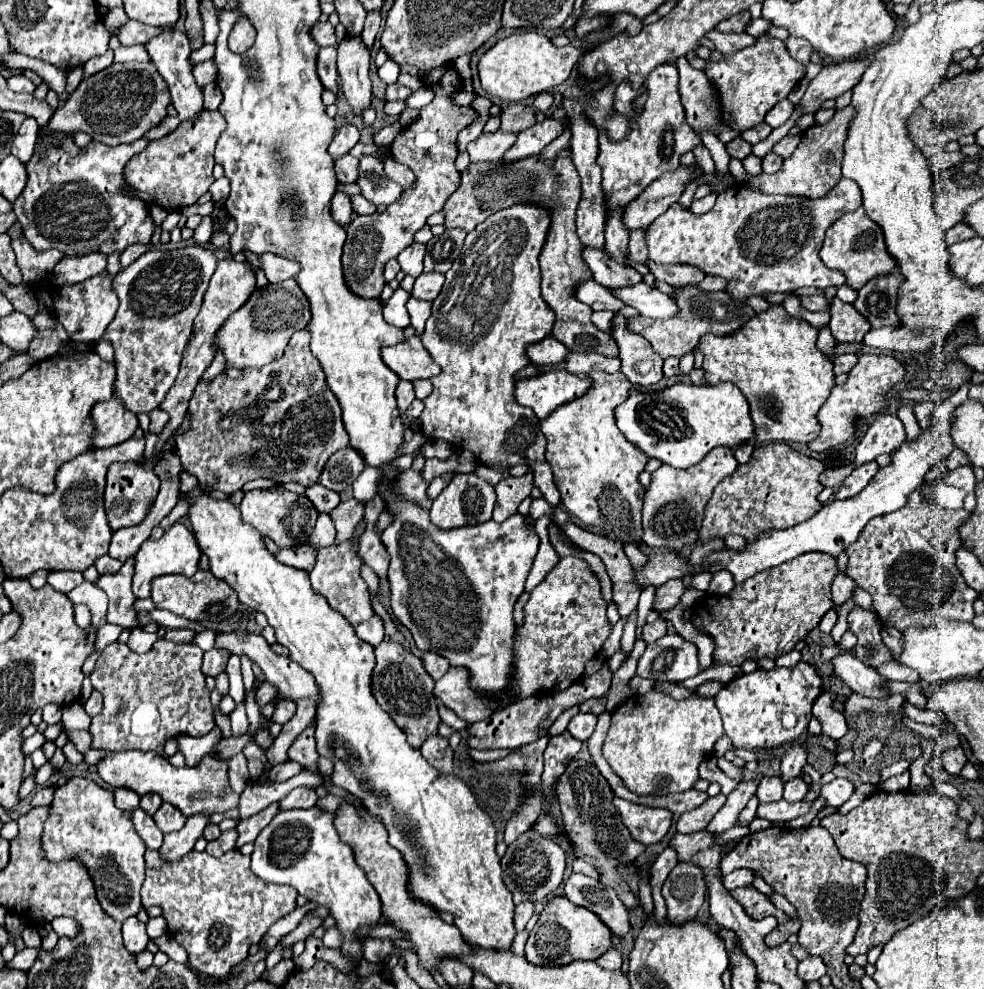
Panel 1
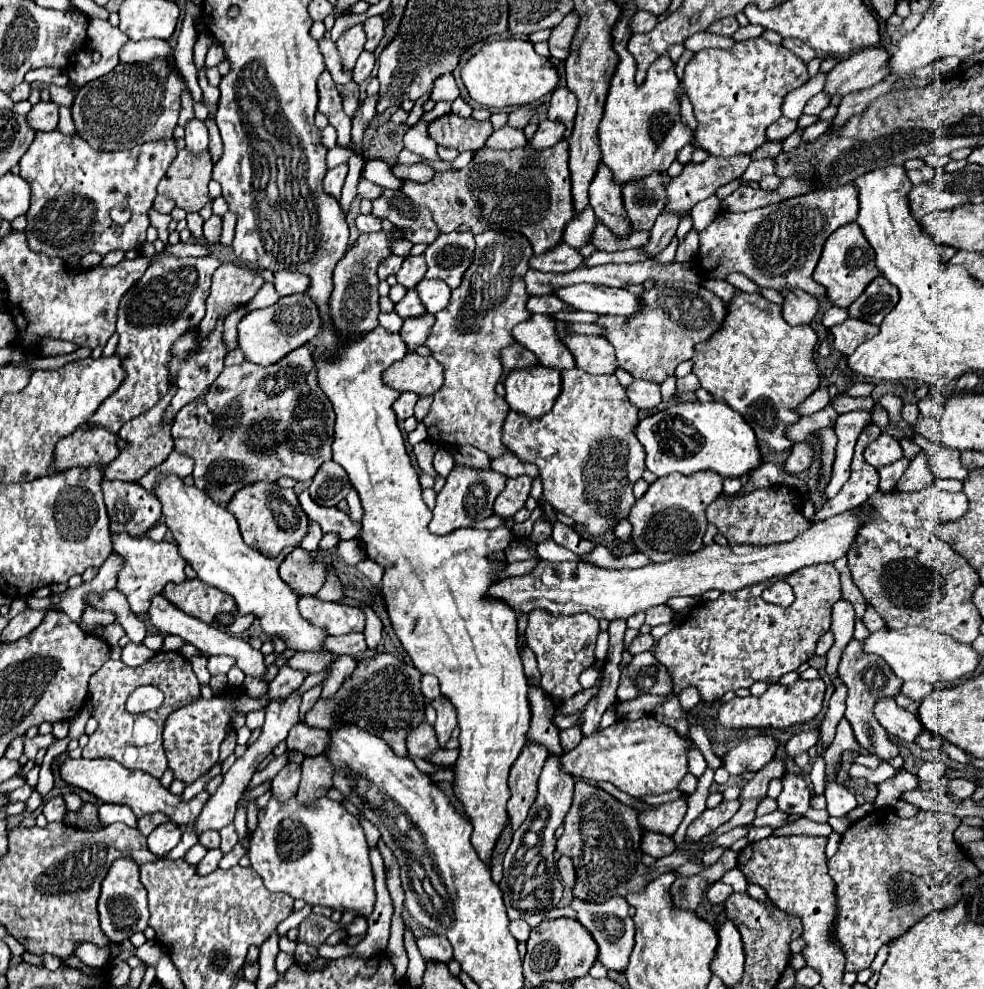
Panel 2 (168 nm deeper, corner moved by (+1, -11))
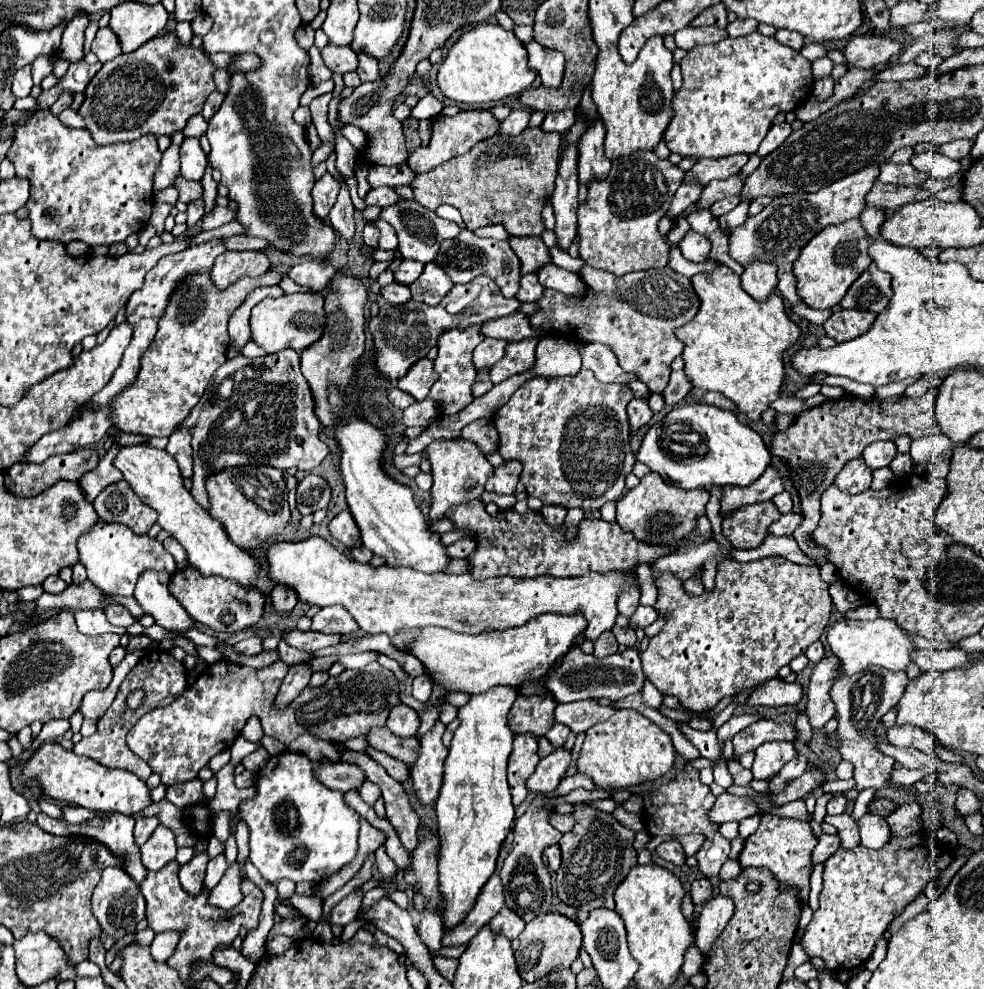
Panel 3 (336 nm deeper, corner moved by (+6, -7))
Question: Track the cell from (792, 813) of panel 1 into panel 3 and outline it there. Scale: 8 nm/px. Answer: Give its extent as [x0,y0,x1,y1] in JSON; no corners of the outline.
[674,834,706,856]

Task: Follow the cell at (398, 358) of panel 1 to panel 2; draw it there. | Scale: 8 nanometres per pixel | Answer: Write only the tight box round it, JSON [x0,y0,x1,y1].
[383,356,443,396]

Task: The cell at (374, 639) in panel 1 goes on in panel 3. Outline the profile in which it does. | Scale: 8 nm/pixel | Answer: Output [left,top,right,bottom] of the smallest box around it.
[284,628,342,652]

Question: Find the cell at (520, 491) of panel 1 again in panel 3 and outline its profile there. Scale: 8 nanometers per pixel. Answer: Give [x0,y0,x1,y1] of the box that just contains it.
[486,460,522,494]

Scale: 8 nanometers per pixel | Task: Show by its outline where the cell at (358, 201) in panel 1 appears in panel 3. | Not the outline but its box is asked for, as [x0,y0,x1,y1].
[364,222,380,248]

